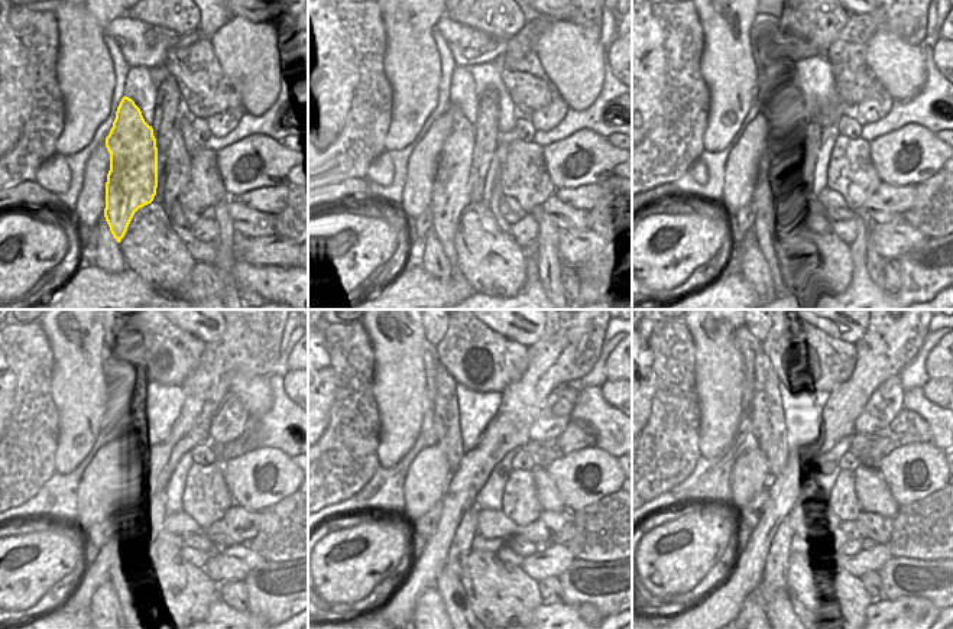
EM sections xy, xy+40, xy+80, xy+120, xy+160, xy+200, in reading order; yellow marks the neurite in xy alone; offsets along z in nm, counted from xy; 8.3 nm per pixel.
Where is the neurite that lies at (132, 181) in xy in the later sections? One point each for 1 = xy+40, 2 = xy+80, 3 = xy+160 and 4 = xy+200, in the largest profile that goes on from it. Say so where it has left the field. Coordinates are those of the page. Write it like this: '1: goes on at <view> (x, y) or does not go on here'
1: goes on at xy+40 (451, 193)
2: goes on at xy+80 (771, 204)
3: goes on at xy+160 (454, 597)
4: goes on at xy+200 (781, 603)

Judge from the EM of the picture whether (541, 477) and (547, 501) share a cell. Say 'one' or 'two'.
one

